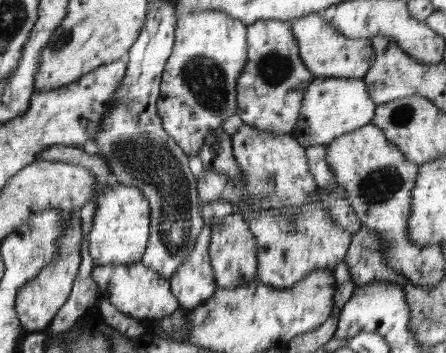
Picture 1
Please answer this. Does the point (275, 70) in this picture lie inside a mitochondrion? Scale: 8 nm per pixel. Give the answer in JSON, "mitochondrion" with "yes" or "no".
{"mitochondrion":"yes"}

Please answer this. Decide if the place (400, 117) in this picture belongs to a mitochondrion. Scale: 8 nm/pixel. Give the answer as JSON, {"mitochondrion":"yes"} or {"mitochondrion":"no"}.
{"mitochondrion":"yes"}

